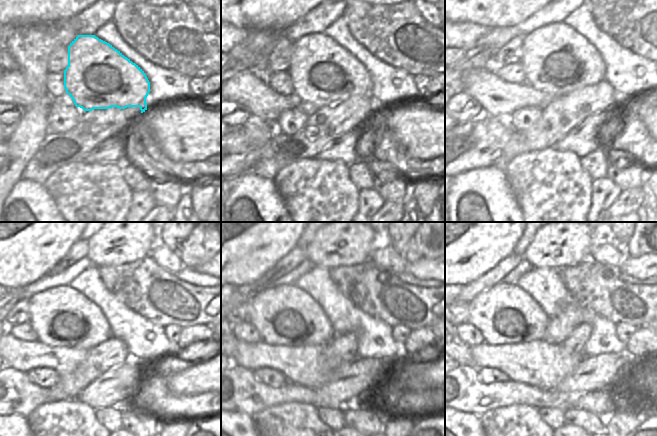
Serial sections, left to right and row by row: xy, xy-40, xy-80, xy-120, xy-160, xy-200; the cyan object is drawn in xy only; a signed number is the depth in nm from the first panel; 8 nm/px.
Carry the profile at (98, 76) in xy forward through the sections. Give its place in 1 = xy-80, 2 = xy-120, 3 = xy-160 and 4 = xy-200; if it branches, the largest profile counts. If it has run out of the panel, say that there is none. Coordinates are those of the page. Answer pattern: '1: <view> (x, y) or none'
1: xy-80 (541, 76)
2: xy-120 (61, 316)
3: xy-160 (284, 315)
4: xy-200 (504, 314)

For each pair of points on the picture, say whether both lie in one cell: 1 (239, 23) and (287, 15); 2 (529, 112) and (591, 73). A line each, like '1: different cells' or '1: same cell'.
1: same cell
2: different cells

